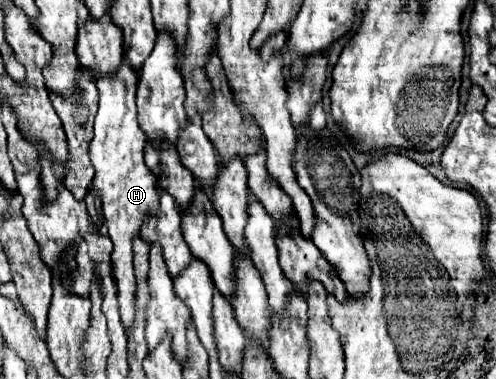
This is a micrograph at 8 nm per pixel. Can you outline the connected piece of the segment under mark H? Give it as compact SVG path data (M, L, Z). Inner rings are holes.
M123 61L119 71L115 73L115 77L99 77L97 79L97 89L99 89L99 109L95 115L95 137L89 143L89 157L91 157L91 165L95 169L95 177L91 181L89 193L85 197L85 205L87 205L87 213L91 217L91 223L101 223L103 227L107 227L109 239L113 241L113 251L111 251L111 269L113 269L113 277L117 283L117 291L119 291L119 307L121 307L121 321L127 329L127 333L131 331L131 325L135 323L135 277L133 277L133 241L141 229L141 225L145 223L145 217L149 217L151 213L155 213L155 209L159 207L159 191L157 191L157 181L151 175L151 171L147 169L145 161L143 161L143 147L147 137L143 135L139 123L137 123L137 107L135 107L135 91L137 91L137 75L135 71ZM95 201L101 203L101 221L97 215L97 205Z

